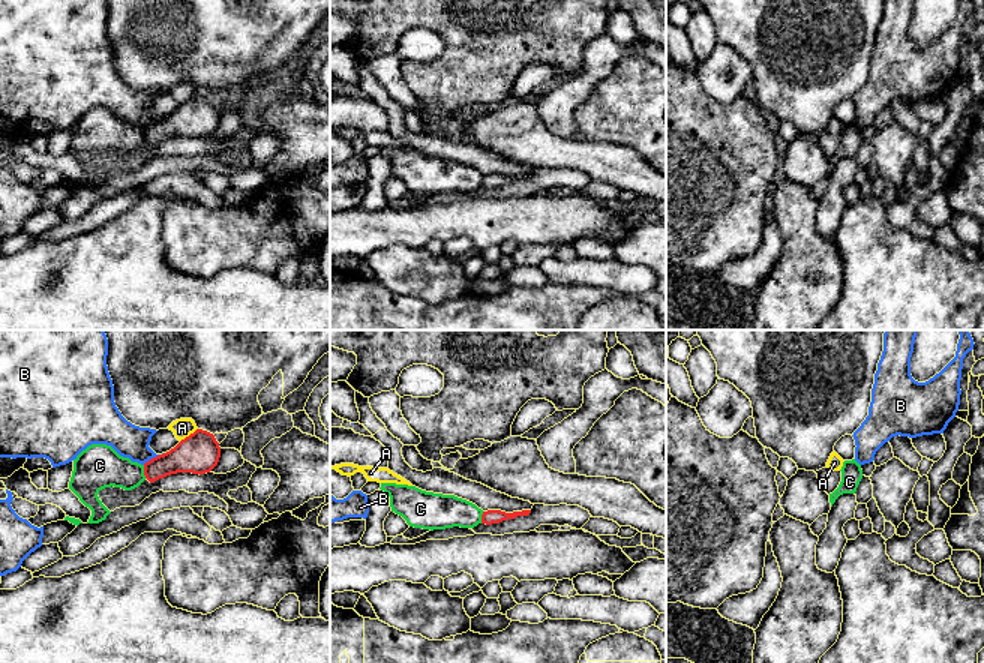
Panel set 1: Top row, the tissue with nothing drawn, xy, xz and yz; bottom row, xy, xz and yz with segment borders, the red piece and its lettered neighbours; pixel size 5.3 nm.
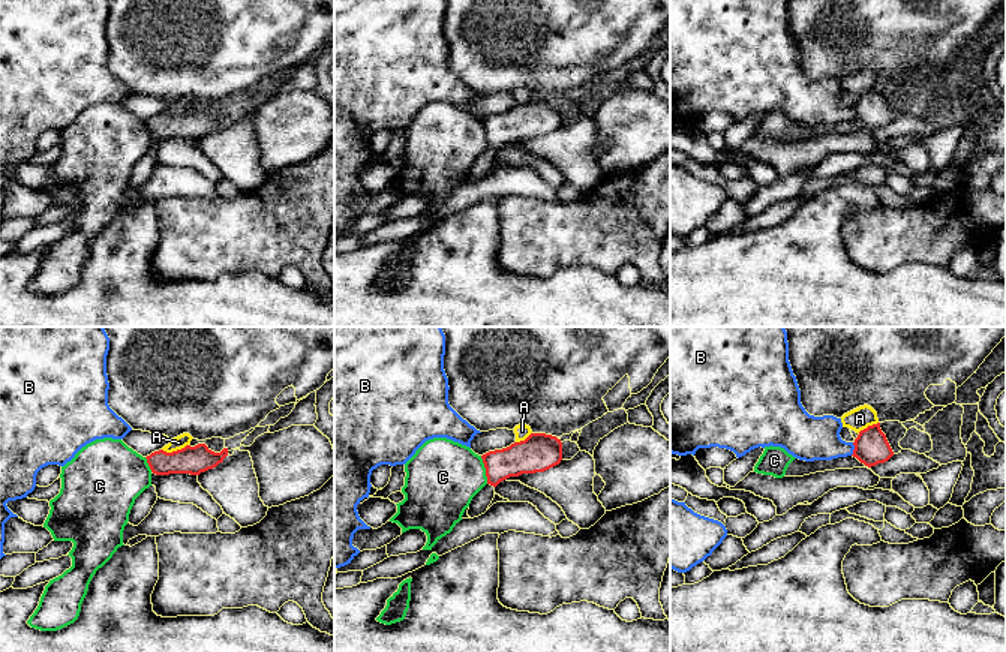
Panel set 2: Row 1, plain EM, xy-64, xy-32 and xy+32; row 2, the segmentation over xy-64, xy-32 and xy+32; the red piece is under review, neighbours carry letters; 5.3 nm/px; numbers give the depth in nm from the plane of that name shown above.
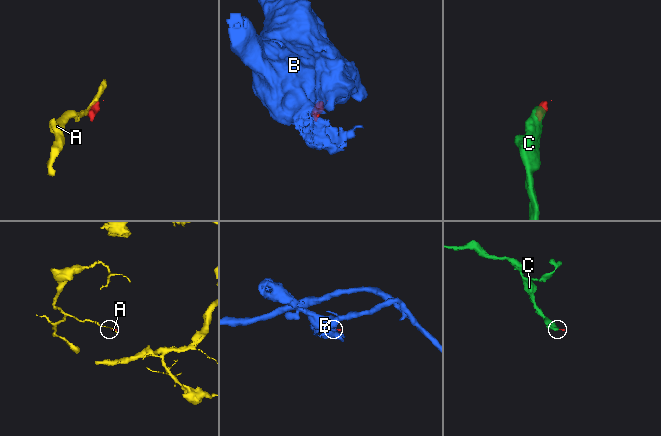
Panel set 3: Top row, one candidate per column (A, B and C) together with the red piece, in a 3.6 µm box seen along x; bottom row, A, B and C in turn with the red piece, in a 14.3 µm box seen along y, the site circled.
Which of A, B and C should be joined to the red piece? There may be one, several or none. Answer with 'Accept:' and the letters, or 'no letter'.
Accept: no letter

